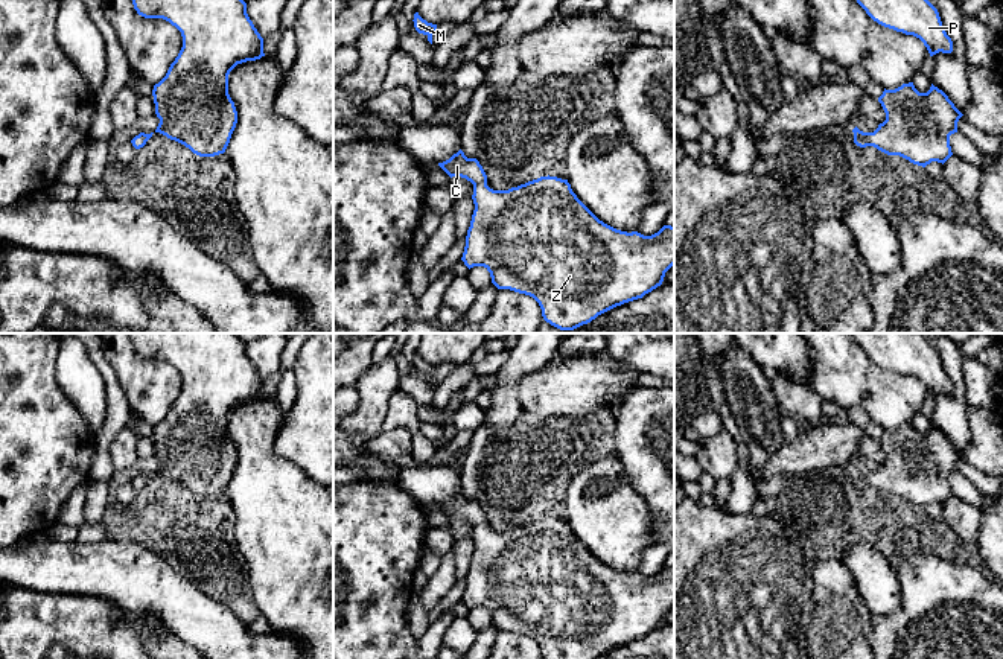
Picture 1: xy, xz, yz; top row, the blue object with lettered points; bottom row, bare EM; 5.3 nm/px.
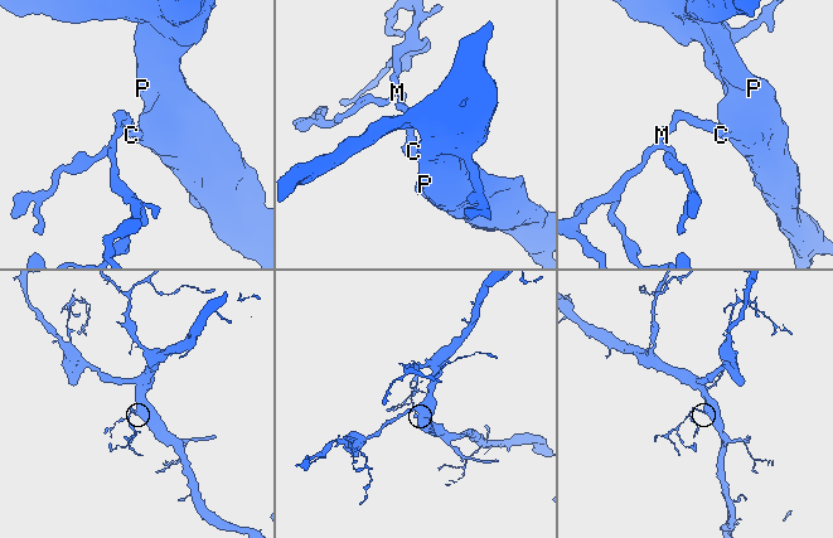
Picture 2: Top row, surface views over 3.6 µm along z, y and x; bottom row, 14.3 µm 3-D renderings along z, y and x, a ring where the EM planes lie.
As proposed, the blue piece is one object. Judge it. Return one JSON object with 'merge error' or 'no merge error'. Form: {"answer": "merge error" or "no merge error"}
{"answer": "no merge error"}

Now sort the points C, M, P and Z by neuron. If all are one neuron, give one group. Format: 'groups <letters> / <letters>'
groups C M P Z

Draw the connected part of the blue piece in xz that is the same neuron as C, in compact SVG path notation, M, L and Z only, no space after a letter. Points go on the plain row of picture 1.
M460 490L449 501L438 504L438 507L452 519L461 517L473 525L473 545L475 551L472 556L470 568L466 577L466 587L461 601L470 610L473 607L484 607L492 618L492 624L498 630L510 630L519 635L525 635L533 638L540 650L543 659L597 659L598 656L621 647L624 644L642 639L645 635L651 633L658 627L662 626L665 613L674 606L674 568L664 566L658 574L651 577L644 577L638 572L621 572L616 571L603 562L600 562L572 533L568 521L562 521L557 517L540 517L537 521L528 522L517 528L511 528L508 531L493 531L487 527L487 516L476 499L467 499L464 493Z

